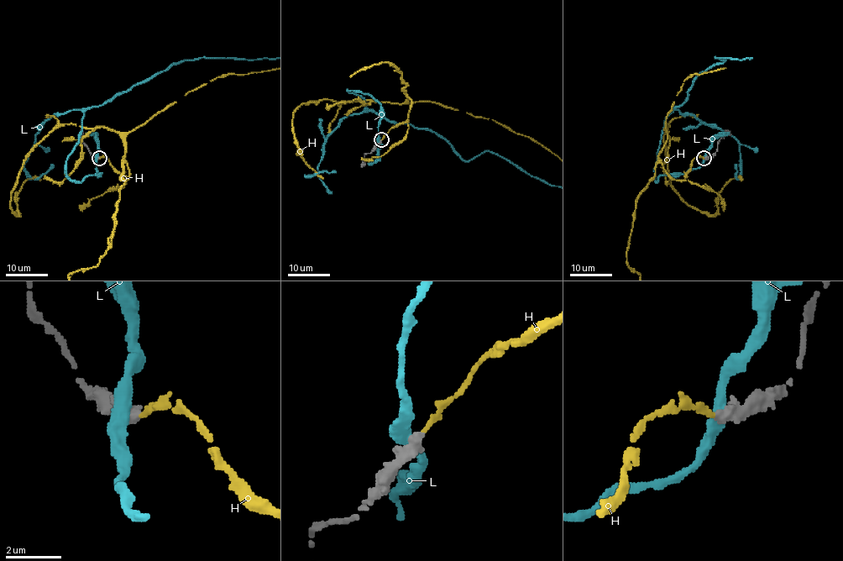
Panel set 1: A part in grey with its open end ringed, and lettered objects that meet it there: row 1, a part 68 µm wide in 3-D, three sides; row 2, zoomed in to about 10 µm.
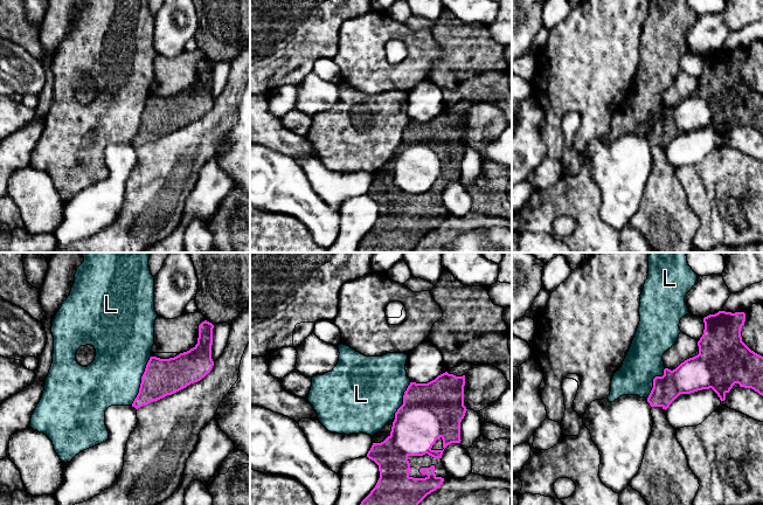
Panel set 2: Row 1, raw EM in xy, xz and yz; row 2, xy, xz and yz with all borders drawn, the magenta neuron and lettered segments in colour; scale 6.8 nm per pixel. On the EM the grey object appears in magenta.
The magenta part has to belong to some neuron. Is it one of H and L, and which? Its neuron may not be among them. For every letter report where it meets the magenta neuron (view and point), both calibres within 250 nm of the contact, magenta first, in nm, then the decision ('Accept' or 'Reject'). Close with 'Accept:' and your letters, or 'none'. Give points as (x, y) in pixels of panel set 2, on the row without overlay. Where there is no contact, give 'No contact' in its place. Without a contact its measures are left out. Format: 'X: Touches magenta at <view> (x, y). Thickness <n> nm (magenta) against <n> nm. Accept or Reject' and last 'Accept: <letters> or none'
H: No contact. Accept
L: Touches magenta at xy (141, 118). Thickness 260 nm (magenta) against 380 nm. Reject
Accept: H

